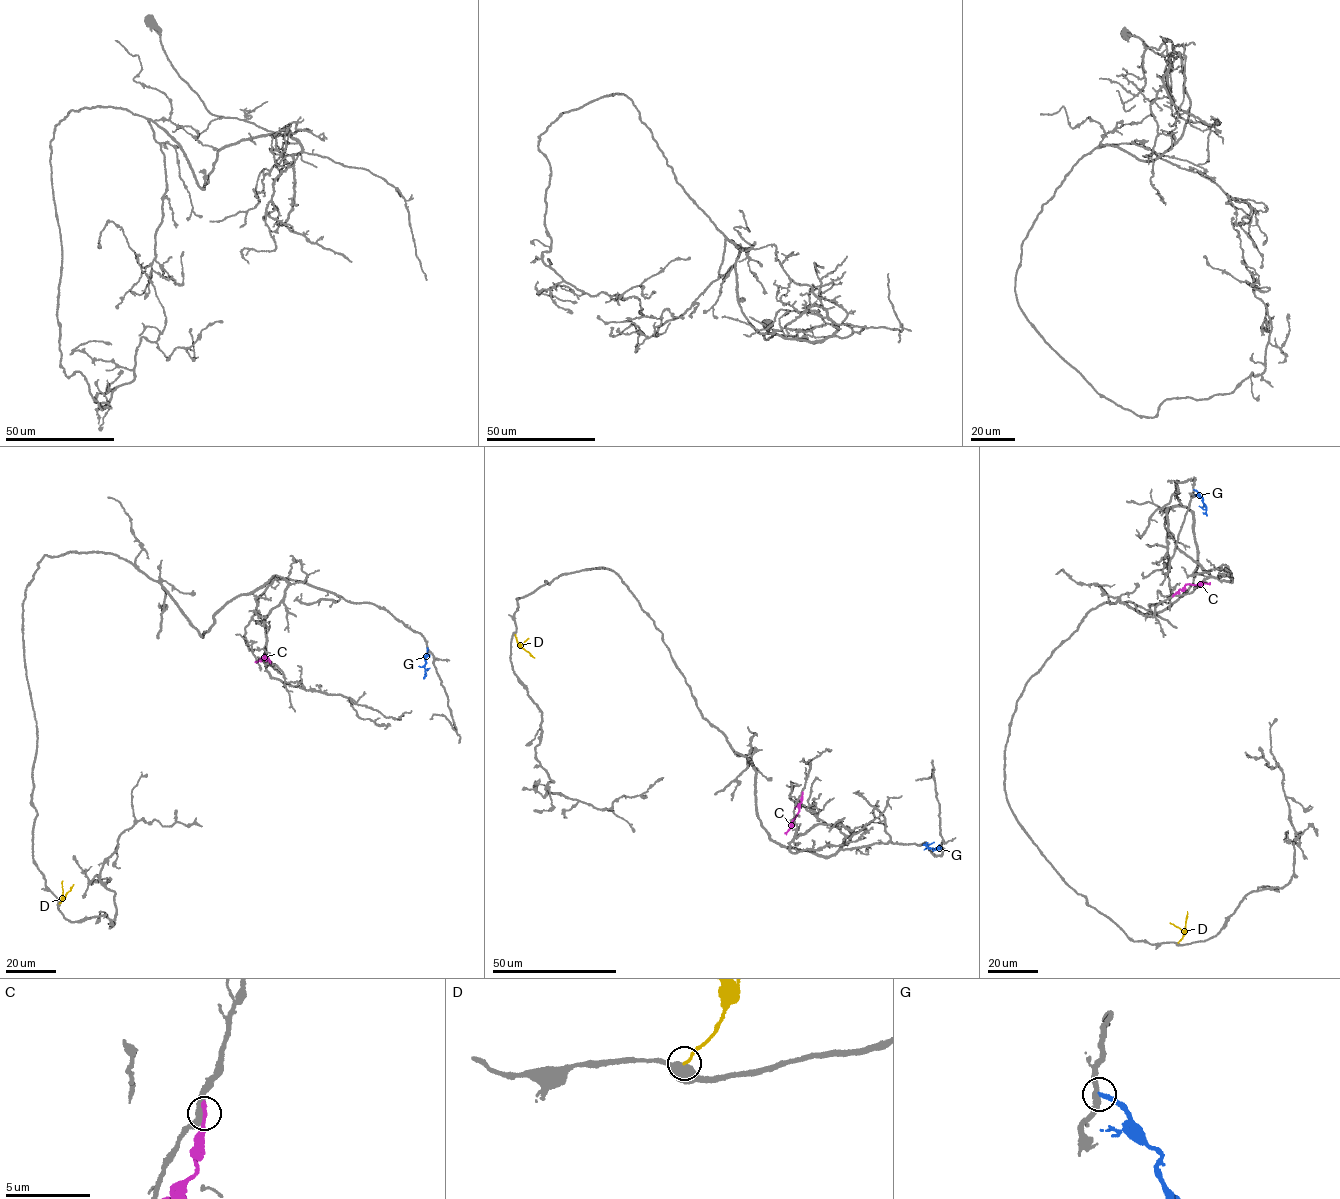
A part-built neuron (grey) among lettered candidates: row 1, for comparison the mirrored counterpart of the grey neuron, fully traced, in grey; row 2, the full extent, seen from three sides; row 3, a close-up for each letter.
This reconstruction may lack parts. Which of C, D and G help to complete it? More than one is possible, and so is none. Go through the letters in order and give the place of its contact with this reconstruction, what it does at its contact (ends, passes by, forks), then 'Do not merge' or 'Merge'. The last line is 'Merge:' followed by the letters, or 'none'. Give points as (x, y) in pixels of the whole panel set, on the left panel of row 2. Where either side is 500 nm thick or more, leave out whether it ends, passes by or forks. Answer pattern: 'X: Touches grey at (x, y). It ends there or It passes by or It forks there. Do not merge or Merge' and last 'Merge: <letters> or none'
C: Touches grey at (270, 662). It ends there. Do not merge
D: Touches grey at (59, 903). Do not merge
G: Touches grey at (427, 648). It ends there. Do not merge
Merge: none

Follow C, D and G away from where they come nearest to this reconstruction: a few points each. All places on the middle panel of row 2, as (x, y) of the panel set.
C: (802, 794), (798, 812), (784, 833)
D: (515, 634), (519, 645), (534, 658)
G: (941, 847), (927, 848), (934, 842)

